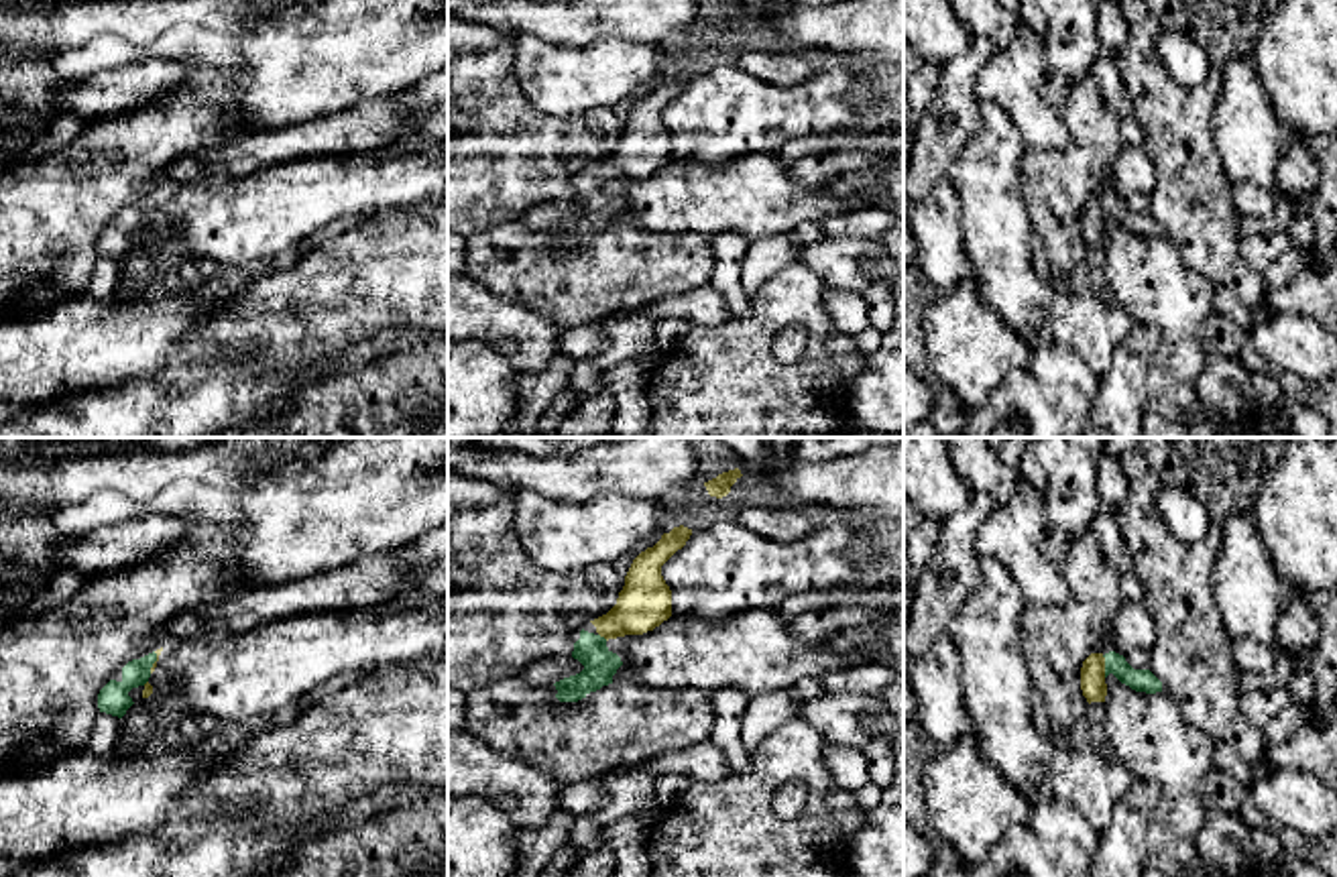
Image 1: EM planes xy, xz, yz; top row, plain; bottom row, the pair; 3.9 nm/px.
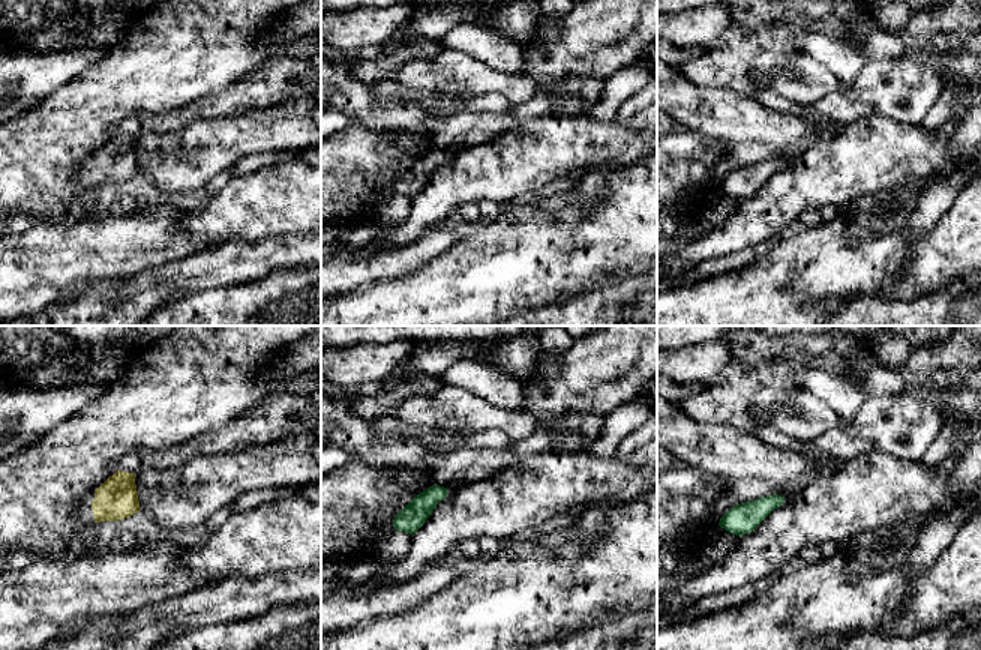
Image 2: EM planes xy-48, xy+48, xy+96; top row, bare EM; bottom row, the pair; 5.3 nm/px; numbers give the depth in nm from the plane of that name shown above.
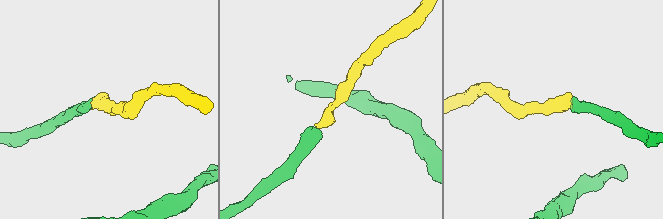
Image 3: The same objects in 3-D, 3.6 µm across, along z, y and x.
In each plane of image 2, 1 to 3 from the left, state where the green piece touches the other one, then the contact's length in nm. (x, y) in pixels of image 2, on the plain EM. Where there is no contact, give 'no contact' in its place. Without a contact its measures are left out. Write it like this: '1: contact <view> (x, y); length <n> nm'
1: no contact
2: no contact
3: no contact

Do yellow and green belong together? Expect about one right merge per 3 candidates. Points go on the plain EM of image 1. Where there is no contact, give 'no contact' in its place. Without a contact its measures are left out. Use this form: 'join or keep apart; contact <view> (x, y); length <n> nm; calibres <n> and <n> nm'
join; contact yz (1103, 210); length 90 nm; calibres 100 and 100 nm

